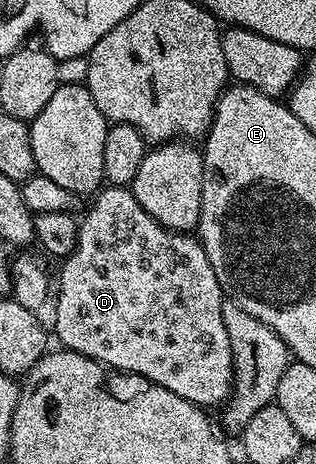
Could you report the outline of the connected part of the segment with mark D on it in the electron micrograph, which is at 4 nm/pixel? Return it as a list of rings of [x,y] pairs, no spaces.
[[[106,186],[96,192],[93,204],[85,216],[80,216],[77,225],[77,244],[70,255],[64,256],[61,267],[61,288],[56,288],[57,312],[53,315],[51,331],[62,348],[66,351],[78,351],[83,357],[91,357],[95,361],[113,368],[115,371],[126,371],[132,375],[147,377],[147,381],[155,381],[155,385],[163,385],[163,389],[171,389],[171,393],[179,393],[187,401],[196,403],[202,409],[220,408],[228,400],[233,390],[233,354],[231,339],[227,333],[227,325],[223,321],[223,304],[227,296],[219,285],[219,277],[215,277],[215,269],[211,269],[211,261],[207,261],[207,253],[203,249],[200,238],[183,231],[168,231],[139,201],[135,201],[129,187]]]

